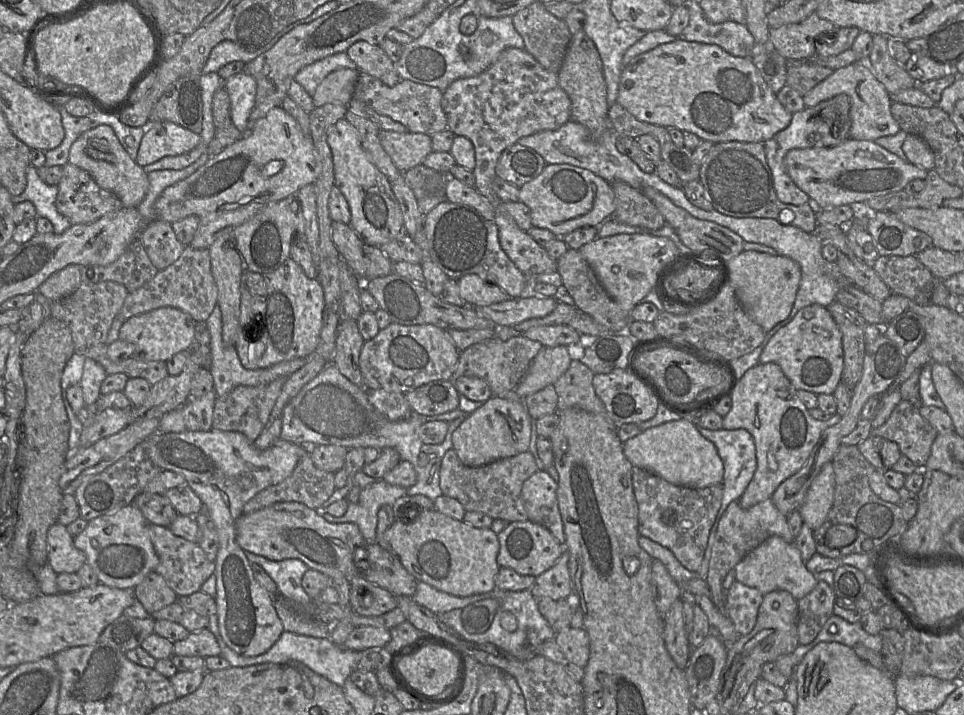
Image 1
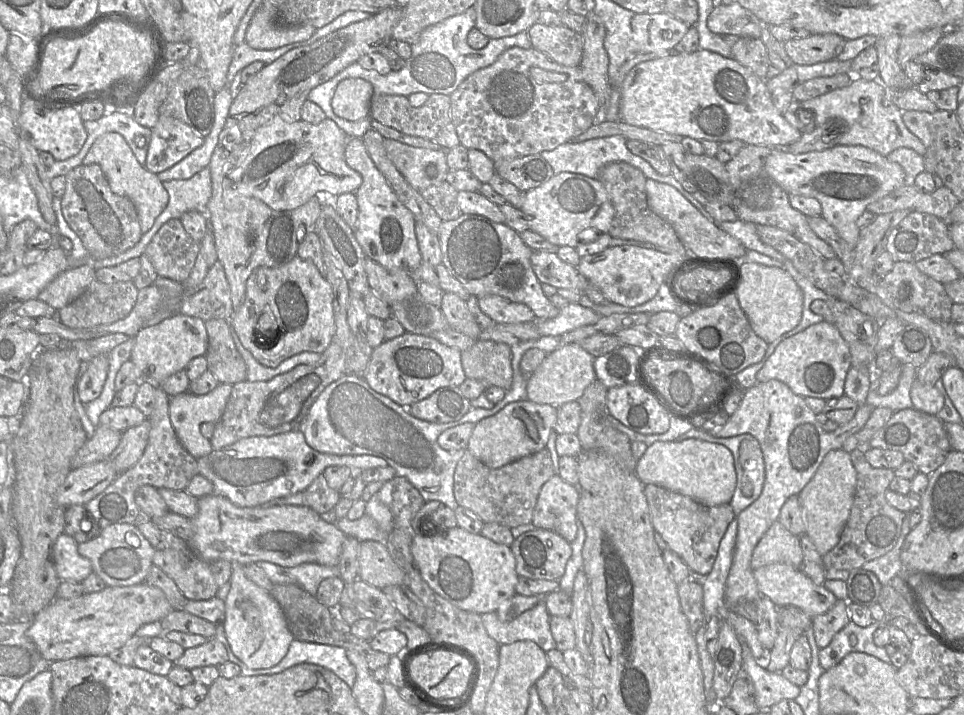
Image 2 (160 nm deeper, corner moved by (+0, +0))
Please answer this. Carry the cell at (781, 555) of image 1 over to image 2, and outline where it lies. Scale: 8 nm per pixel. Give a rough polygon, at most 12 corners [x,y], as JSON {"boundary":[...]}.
{"boundary":[[754,569],[757,587],[777,607],[814,617],[837,598],[801,569]]}

